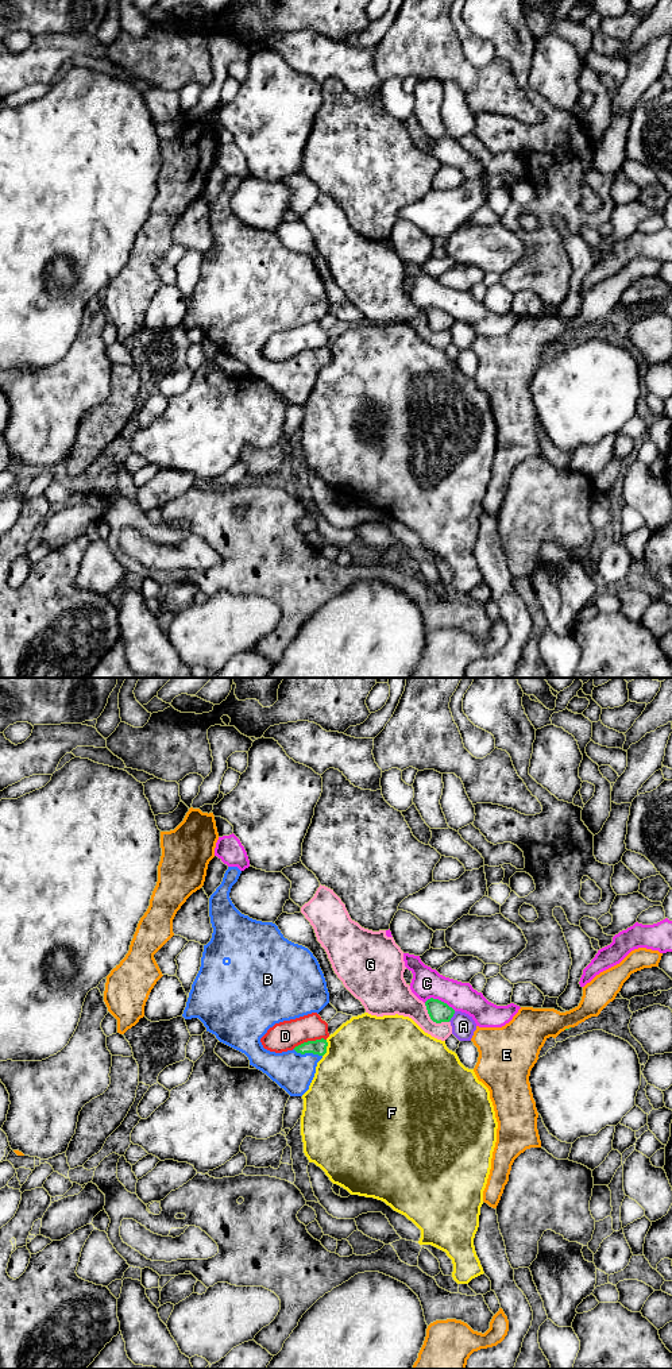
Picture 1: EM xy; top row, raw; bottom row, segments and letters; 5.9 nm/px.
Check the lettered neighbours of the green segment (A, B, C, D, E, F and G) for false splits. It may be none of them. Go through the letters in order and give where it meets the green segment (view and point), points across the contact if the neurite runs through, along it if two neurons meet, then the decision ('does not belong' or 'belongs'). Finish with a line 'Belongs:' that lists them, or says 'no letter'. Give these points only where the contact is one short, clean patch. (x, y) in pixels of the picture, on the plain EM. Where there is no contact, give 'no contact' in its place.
A: xy (452, 324) | does not belong
B: xy (308, 361) | across xy (319, 355), (308, 361), (292, 380) | belongs
C: xy (440, 309) | does not belong
D: xy (309, 350) | along xy (325, 347), (305, 350), (293, 357) | does not belong
E: xy (567, 338) | does not belong
F: xy (325, 357) | does not belong
G: xy (432, 328) | along xy (424, 312), (428, 324), (433, 330), (448, 331) | does not belong
Belongs: B

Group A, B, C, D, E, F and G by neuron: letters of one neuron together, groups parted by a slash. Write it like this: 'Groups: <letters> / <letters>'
Groups: A / B / C / D / E / F / G

